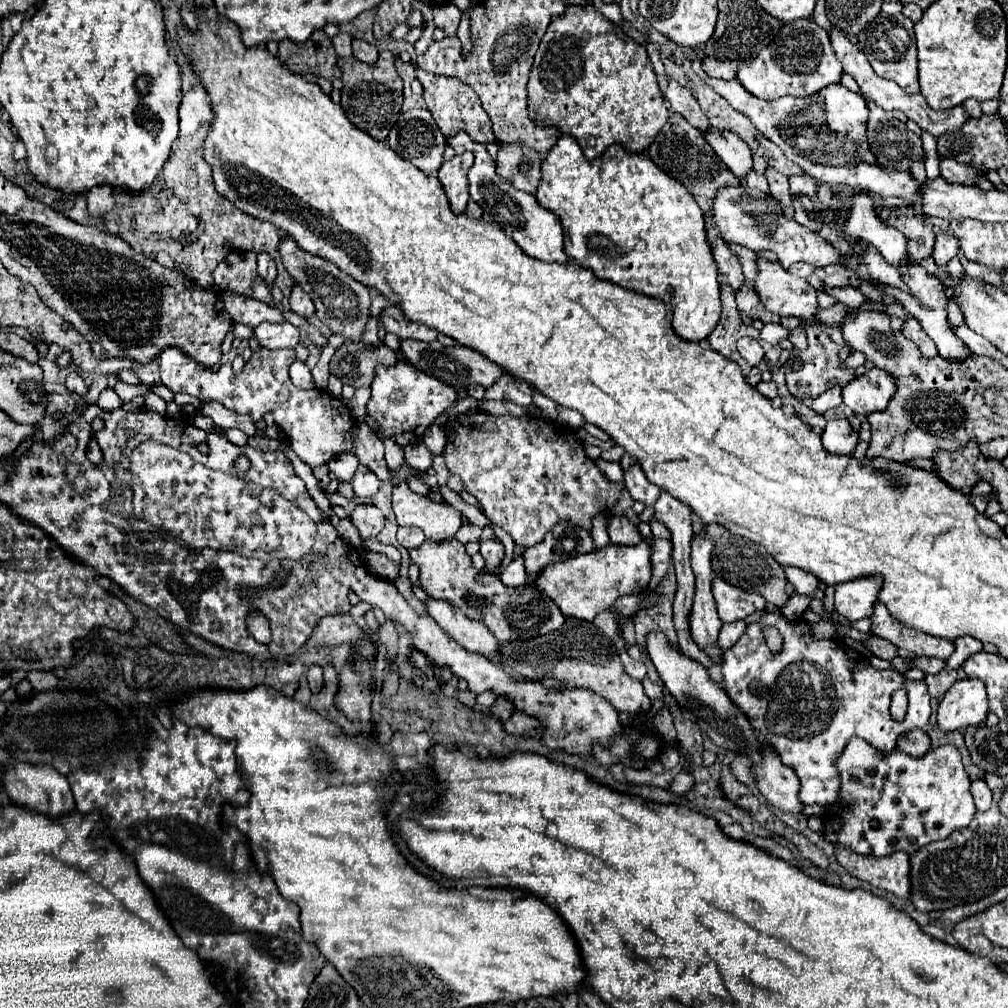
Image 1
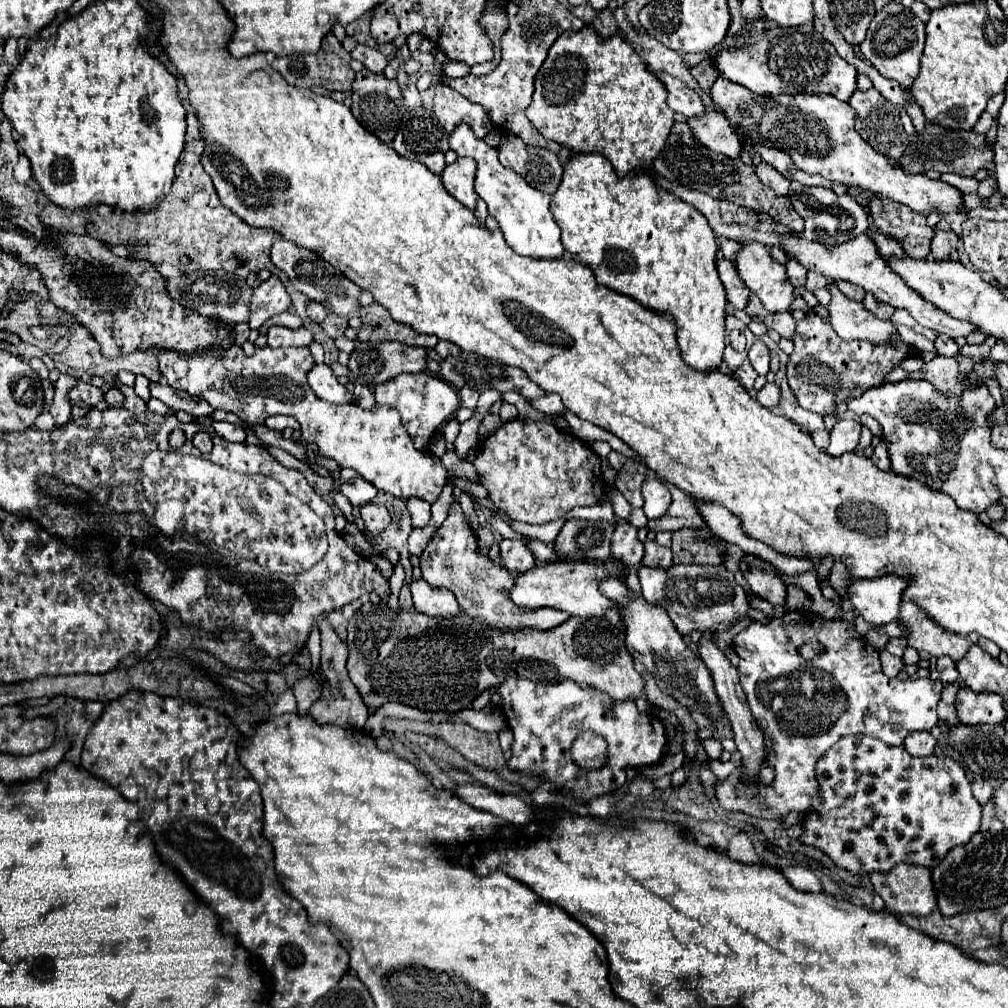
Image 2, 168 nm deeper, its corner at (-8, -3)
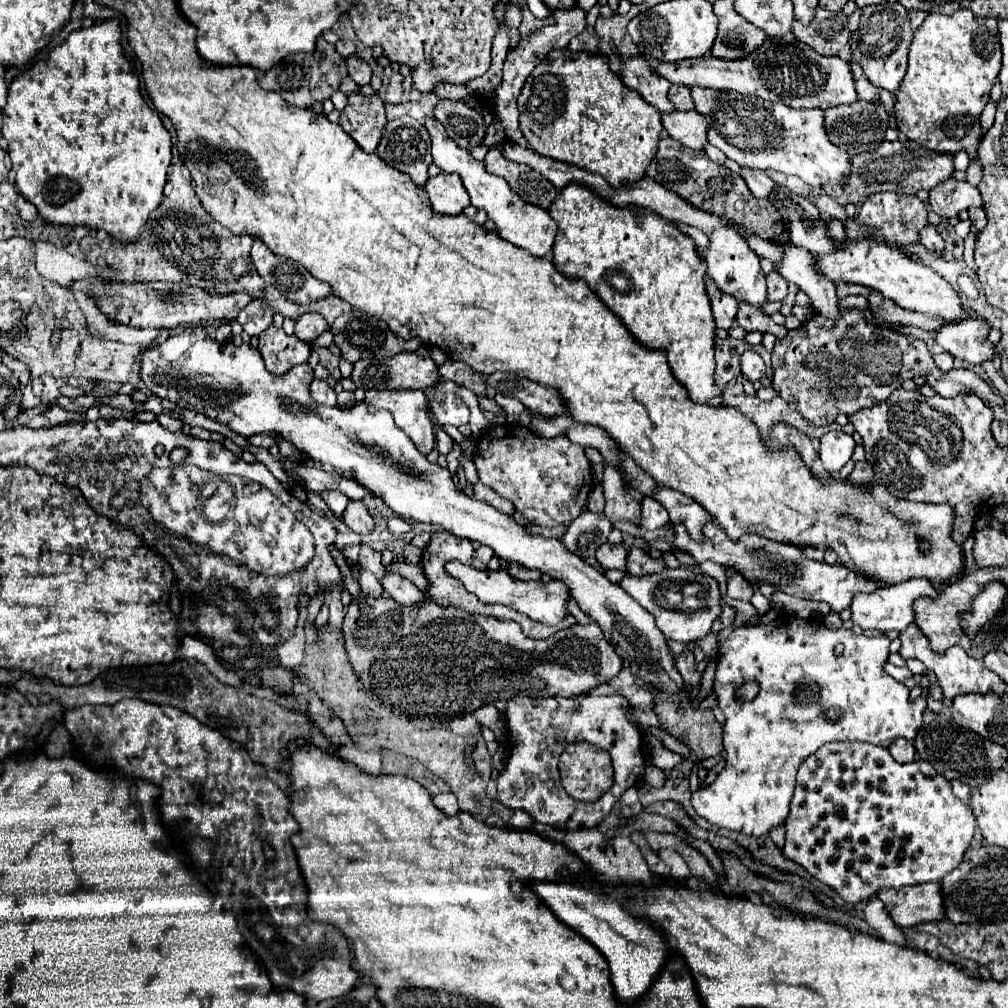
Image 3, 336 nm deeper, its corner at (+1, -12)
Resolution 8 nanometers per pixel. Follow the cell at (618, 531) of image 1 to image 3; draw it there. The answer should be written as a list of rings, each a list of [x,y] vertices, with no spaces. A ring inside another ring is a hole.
[[[606,542],[596,550],[596,562],[602,566],[602,570],[626,570],[626,546],[624,544],[610,544]]]

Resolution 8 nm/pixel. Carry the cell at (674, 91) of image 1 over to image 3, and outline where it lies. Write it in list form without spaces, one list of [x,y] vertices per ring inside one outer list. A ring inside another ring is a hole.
[[[634,54],[624,60],[620,78],[630,90],[636,90],[648,104],[652,104],[660,112],[670,112],[674,108],[666,98],[670,84],[664,78],[654,78],[654,74],[650,74],[650,64],[642,56]]]

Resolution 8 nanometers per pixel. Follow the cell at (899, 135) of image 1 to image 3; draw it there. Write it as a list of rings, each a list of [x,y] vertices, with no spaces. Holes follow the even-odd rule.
[[[860,100],[856,104],[848,104],[848,106],[842,104],[824,110],[824,128],[830,142],[834,142],[834,146],[854,156],[874,150],[884,140],[884,132],[888,130],[888,114],[880,104],[870,104]]]

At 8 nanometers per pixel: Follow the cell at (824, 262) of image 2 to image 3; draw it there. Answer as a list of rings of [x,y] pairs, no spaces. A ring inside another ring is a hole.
[[[972,314],[960,324],[948,324],[936,332],[936,342],[952,356],[970,364],[994,360],[994,346],[988,340],[990,324],[986,318]]]

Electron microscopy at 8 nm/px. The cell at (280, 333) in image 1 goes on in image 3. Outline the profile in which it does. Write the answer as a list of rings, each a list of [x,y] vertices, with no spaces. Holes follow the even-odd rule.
[[[270,326],[258,338],[258,350],[266,362],[266,368],[276,376],[286,374],[292,366],[308,362],[310,358],[310,346],[296,336],[288,336],[282,328]]]

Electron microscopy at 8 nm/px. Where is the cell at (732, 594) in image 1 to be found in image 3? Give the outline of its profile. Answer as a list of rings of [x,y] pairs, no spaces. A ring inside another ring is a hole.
[[[664,568],[662,572],[648,576],[626,574],[620,586],[654,616],[656,626],[666,638],[682,644],[704,638],[720,614],[720,592],[716,590],[716,580],[706,574],[694,574],[686,568]],[[670,586],[678,586],[678,590],[670,590]]]

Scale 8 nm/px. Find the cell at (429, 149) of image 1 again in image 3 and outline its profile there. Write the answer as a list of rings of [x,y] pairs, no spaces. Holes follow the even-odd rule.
[[[402,116],[386,124],[376,154],[388,166],[408,174],[416,186],[424,186],[428,180],[428,166],[432,164],[428,138],[420,122]]]

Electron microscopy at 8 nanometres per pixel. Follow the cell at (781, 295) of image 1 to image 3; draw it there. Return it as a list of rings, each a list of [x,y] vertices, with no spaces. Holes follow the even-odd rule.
[[[720,226],[710,234],[710,242],[706,248],[698,248],[698,256],[706,262],[706,274],[716,284],[716,288],[724,294],[734,296],[736,300],[748,302],[752,306],[762,308],[766,304],[766,278],[760,270],[760,258],[750,250],[748,242],[738,234],[732,226]]]

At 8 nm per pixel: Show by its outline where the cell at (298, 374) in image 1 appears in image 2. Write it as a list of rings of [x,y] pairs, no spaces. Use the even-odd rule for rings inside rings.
[[[313,365],[313,369],[307,373],[307,383],[315,391],[317,397],[329,403],[343,405],[353,401],[353,395],[337,381],[337,377],[327,365]]]

